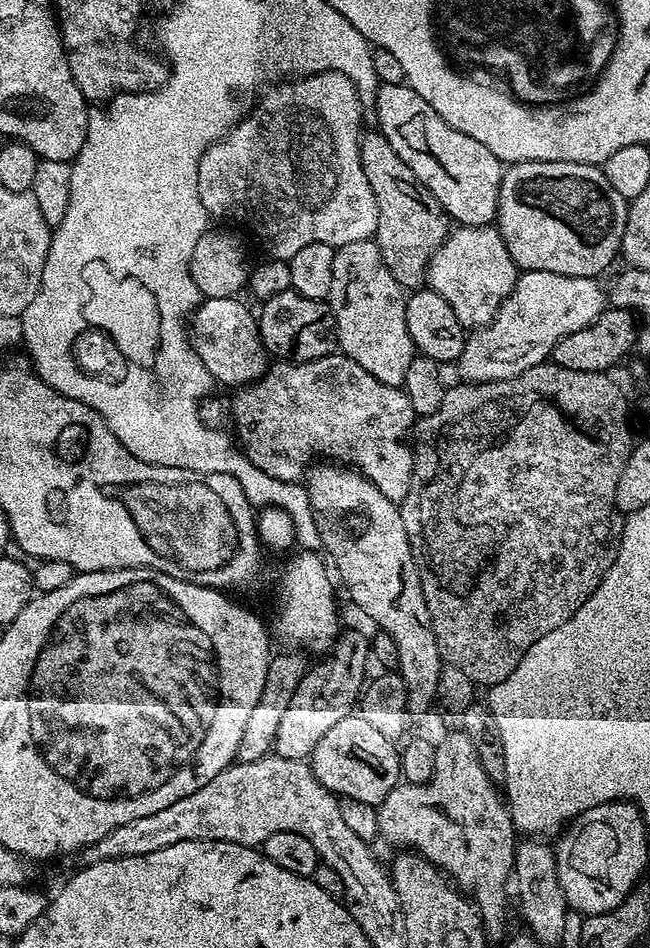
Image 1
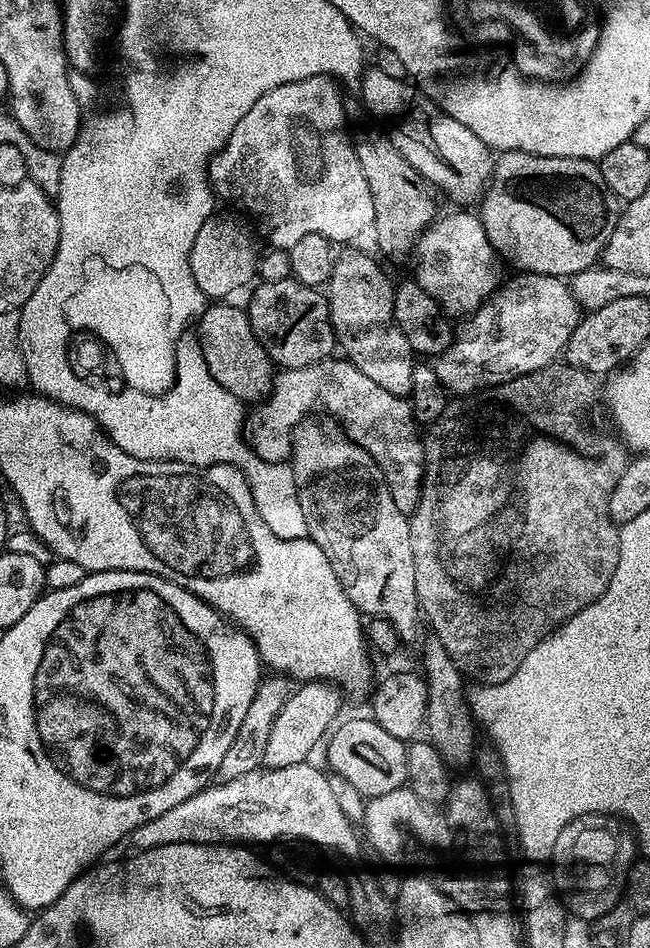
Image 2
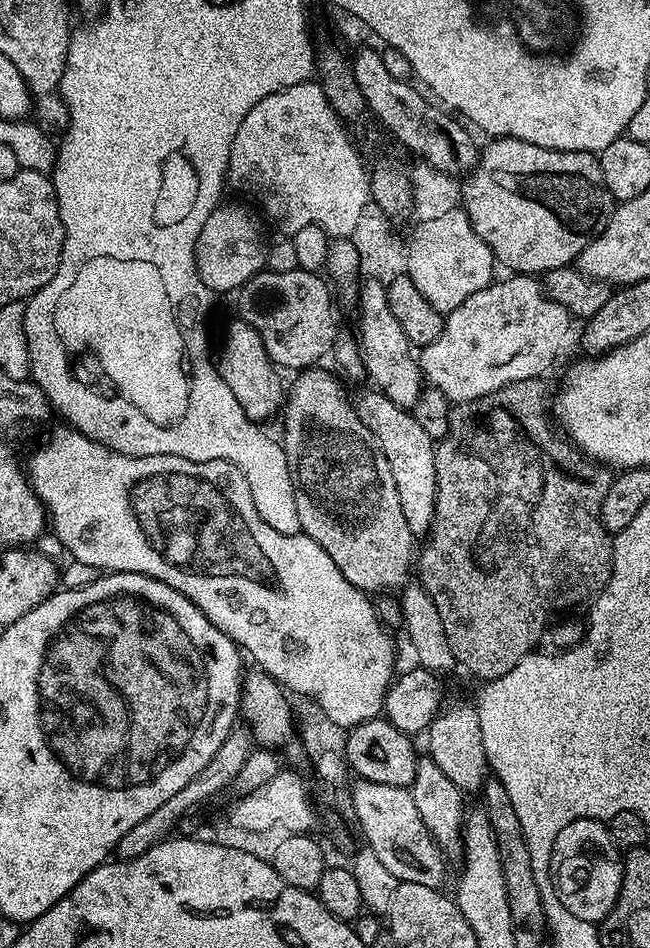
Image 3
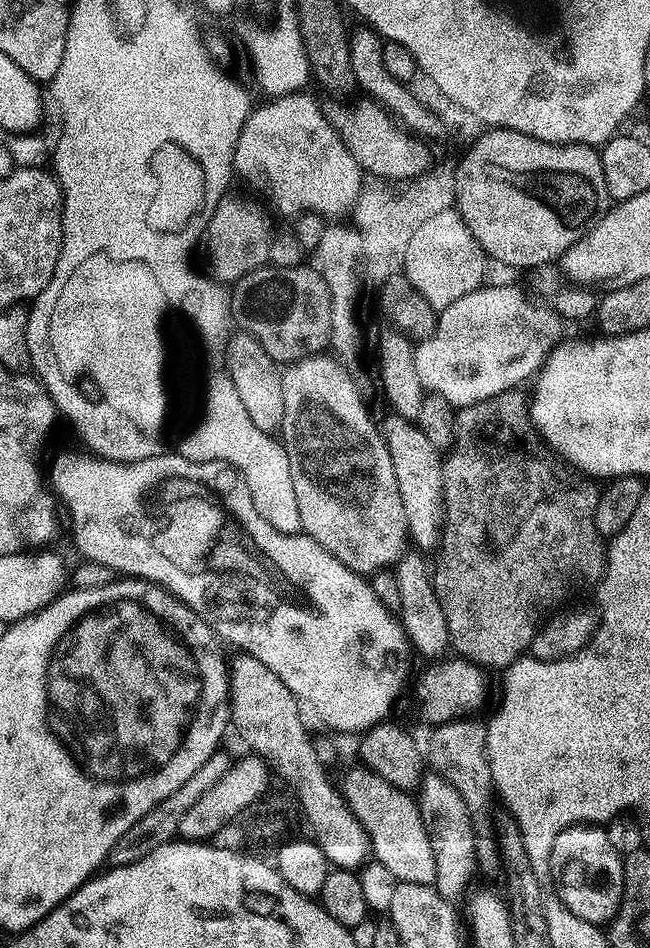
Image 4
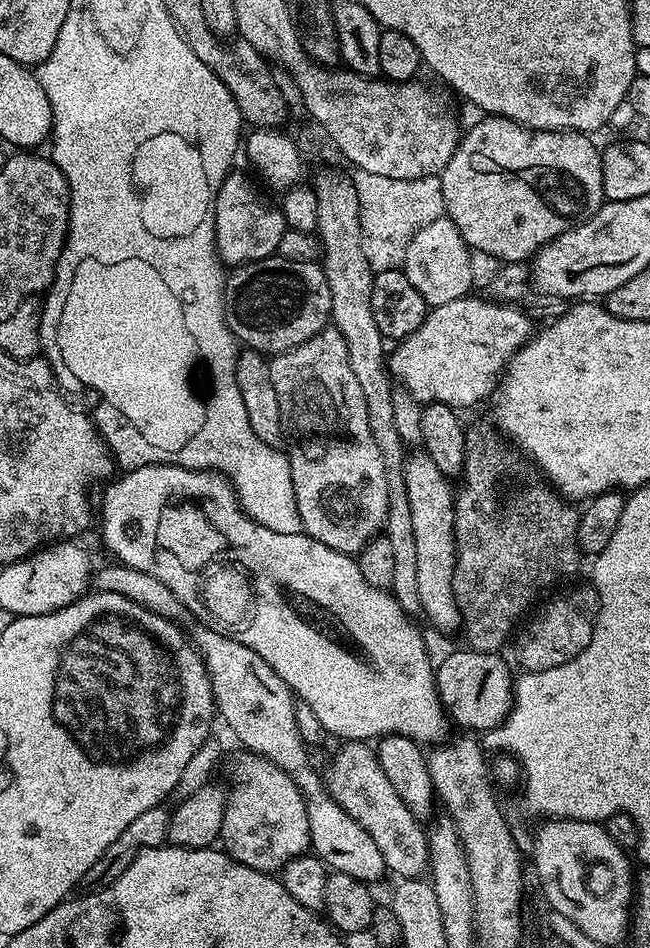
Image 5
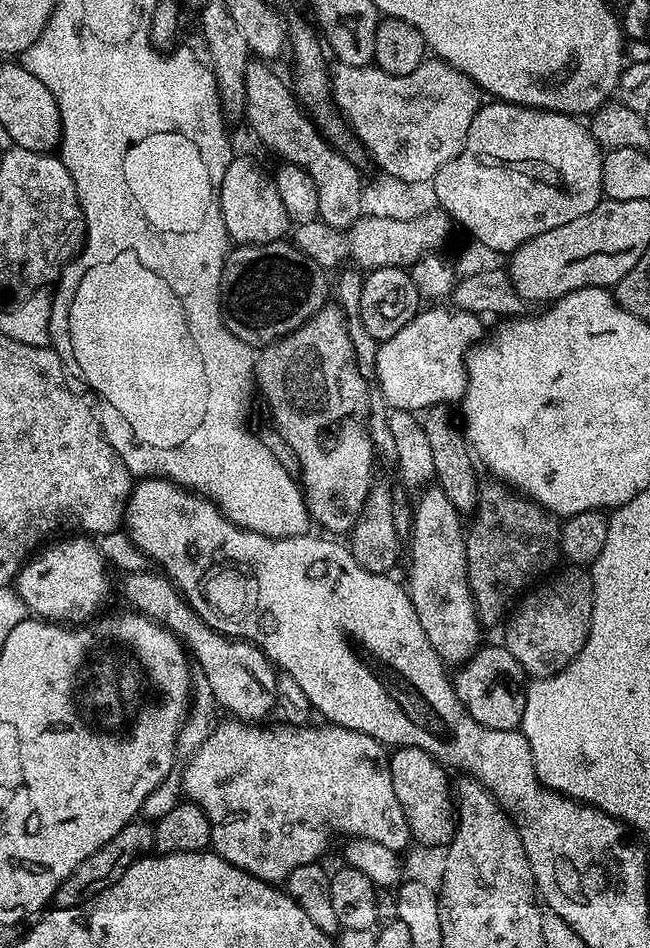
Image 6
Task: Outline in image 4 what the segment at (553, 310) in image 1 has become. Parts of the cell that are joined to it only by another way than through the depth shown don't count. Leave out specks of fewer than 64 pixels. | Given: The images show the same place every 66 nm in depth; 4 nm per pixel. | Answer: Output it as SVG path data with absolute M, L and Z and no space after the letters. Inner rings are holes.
M490 284L483 285L471 291L470 294L463 295L457 301L452 302L450 306L439 311L436 319L436 329L429 333L428 336L423 337L413 349L415 370L418 374L419 384L423 386L424 390L431 395L444 397L446 401L450 402L455 409L465 408L468 405L473 405L478 401L484 401L486 397L496 396L499 393L509 391L511 388L520 386L526 378L532 377L539 371L541 365L544 363L545 357L548 353L559 343L561 339L560 327L562 322L555 312L551 309L545 308L538 304L534 306L527 298L527 296L518 288L512 286L490 286Z

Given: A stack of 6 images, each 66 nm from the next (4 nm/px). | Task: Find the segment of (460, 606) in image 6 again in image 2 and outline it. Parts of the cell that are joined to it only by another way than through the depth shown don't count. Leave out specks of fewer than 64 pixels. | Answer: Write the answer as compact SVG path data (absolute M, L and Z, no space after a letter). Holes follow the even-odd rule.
M329 358L320 360L305 368L285 368L275 373L272 390L267 397L255 405L256 408L247 413L242 425L246 433L248 445L256 455L263 458L268 464L285 463L292 455L292 434L300 423L309 415L311 408L325 408L327 415L335 420L348 435L349 440L362 446L380 468L380 473L388 483L390 498L394 498L394 506L405 514L415 512L420 501L420 487L424 481L424 441L418 431L418 425L412 417L411 403L398 394L390 394L383 386L378 386L374 378L366 378L358 366L349 364L347 359Z

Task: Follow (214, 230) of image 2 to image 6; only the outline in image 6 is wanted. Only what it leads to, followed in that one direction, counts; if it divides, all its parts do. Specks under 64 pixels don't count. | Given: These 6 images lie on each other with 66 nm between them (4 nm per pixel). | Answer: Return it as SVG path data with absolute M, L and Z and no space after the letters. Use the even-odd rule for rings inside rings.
M237 155L226 166L226 174L222 174L220 187L220 209L222 222L228 231L228 239L236 246L256 244L275 244L283 241L290 232L290 221L286 214L286 206L282 206L282 198L278 198L278 190L273 177L246 157Z

